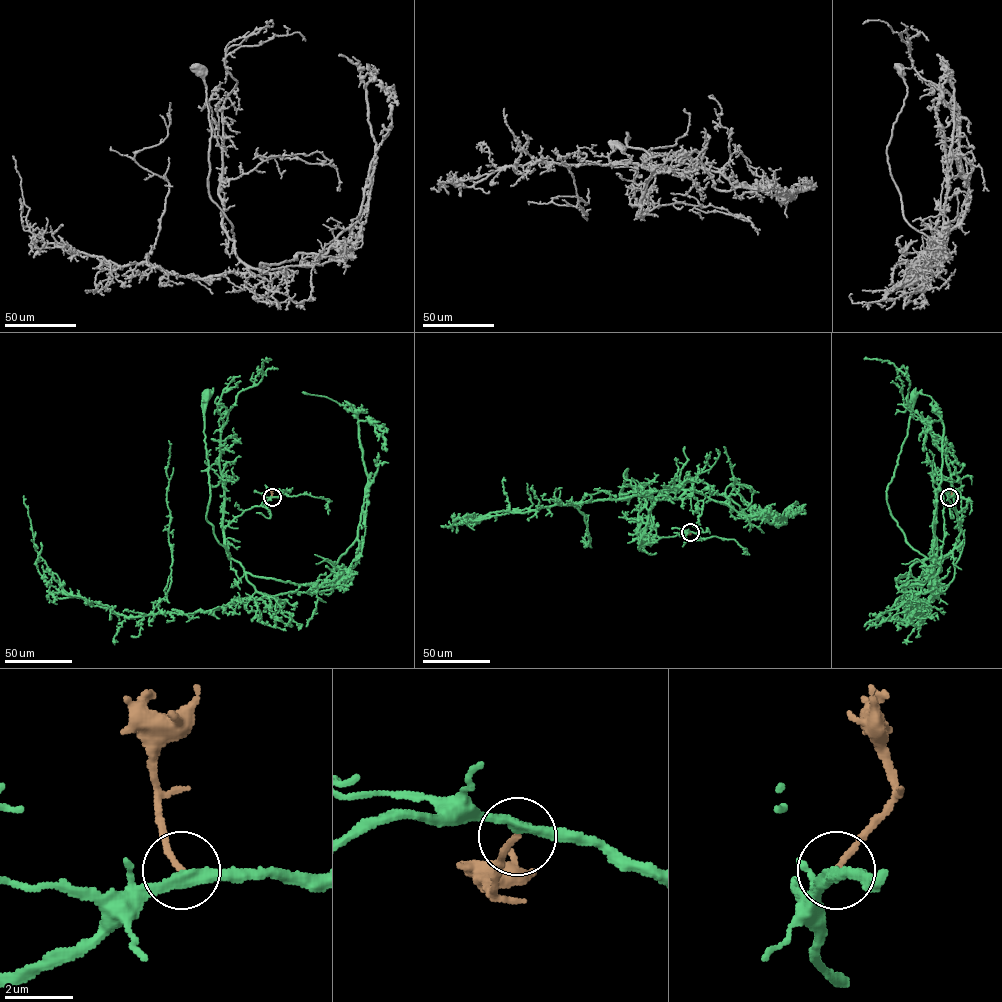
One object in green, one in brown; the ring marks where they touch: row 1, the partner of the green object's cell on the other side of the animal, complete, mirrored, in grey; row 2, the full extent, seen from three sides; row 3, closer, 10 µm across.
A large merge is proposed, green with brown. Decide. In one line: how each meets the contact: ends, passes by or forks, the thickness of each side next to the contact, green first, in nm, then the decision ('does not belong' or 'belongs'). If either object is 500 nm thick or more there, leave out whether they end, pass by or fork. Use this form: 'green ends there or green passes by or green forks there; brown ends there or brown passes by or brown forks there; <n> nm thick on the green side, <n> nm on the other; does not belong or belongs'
green passes by; brown ends there; 280 nm thick on the green side, 170 nm on the other; belongs

